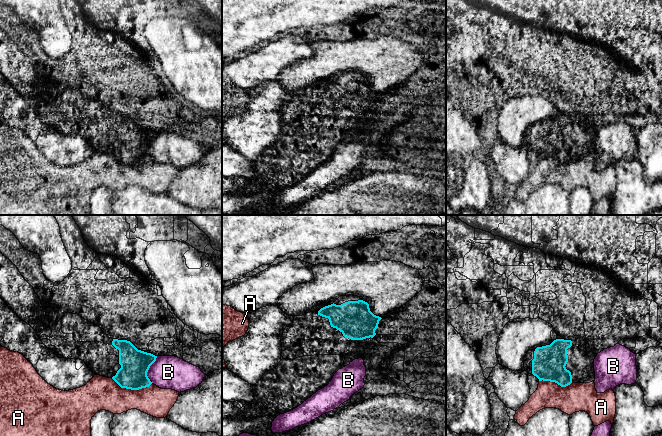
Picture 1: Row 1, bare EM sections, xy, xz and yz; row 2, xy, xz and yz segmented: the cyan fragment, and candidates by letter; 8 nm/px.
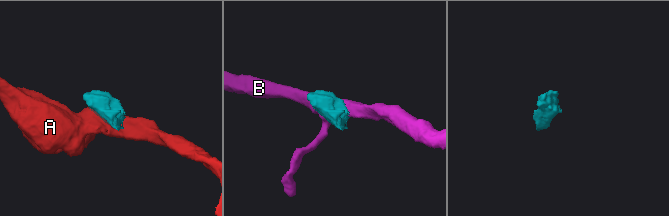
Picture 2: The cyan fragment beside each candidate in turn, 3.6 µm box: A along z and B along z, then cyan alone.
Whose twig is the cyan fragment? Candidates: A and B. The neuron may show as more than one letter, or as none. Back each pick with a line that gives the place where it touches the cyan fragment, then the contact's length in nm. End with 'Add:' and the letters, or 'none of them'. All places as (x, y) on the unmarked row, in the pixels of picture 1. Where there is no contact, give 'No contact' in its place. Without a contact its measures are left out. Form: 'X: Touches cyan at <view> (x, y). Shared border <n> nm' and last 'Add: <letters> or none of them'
Add: none of them

